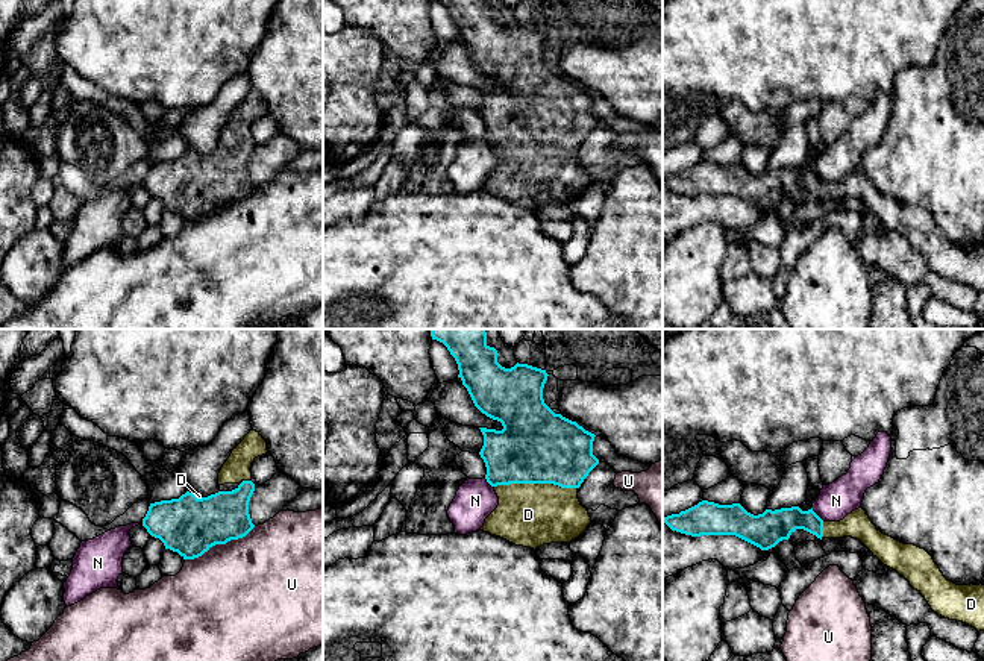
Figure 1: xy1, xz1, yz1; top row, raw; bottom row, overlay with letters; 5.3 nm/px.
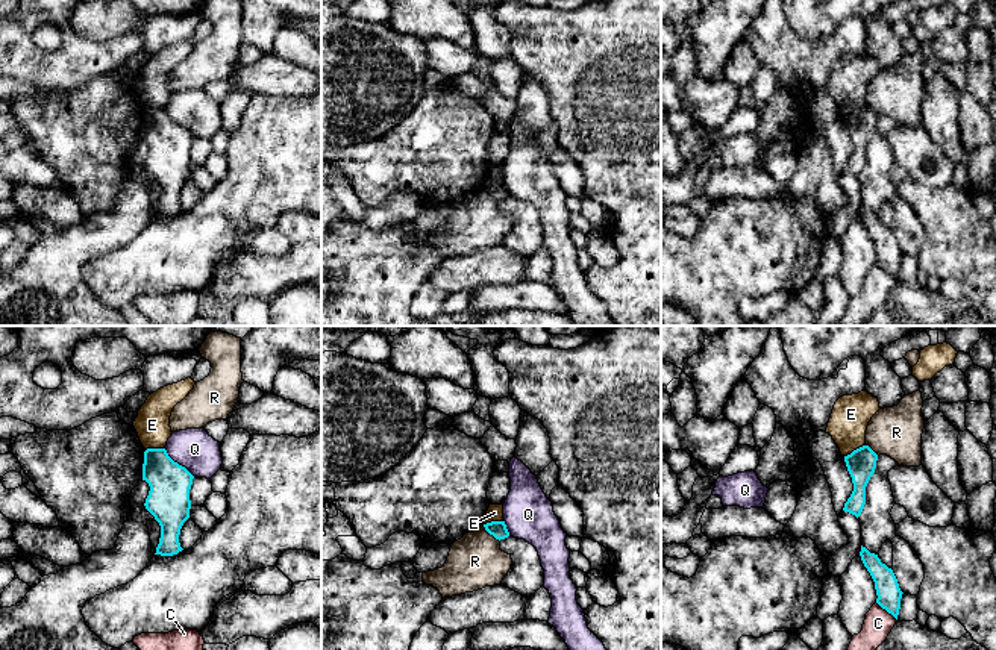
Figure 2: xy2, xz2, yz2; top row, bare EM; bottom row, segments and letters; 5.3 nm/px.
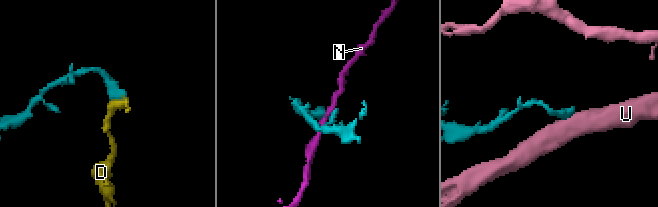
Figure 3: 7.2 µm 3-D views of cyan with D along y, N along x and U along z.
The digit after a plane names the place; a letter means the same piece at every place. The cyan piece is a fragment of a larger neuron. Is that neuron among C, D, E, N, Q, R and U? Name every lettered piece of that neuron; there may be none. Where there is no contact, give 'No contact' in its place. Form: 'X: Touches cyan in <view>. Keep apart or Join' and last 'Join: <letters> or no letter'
C: Touches cyan in yz2. Keep apart
D: Touches cyan in xz1. Join
E: Touches cyan in yz2. Keep apart
N: Touches cyan in yz1. Keep apart
Q: Touches cyan in xy2. Keep apart
R: Touches cyan in xz2. Keep apart
U: Touches cyan in xy1. Keep apart
Join: D

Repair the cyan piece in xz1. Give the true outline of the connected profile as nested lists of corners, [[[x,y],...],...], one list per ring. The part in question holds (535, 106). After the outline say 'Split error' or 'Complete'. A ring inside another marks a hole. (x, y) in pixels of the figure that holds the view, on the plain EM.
[[[437,0],[458,24],[462,45],[475,67],[503,89],[479,88],[484,106],[479,112],[485,123],[487,143],[494,149],[499,165],[485,179],[481,191],[500,197],[516,206],[537,209],[550,203],[570,203],[591,183],[578,159],[578,149],[599,124],[593,115],[594,94],[576,82],[555,74],[543,59],[546,30],[516,24],[505,29],[497,23],[497,11],[487,0]]]. Split error

